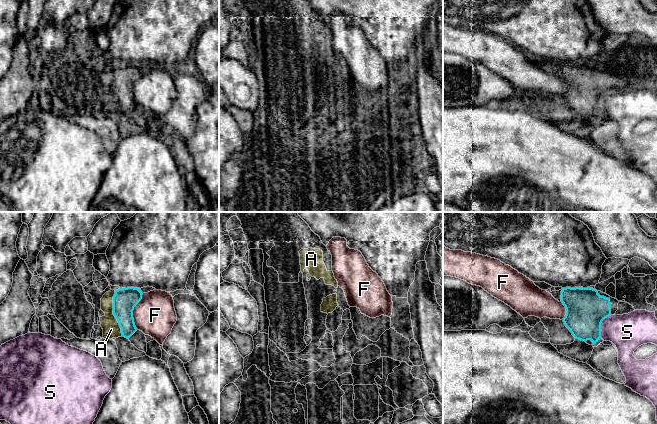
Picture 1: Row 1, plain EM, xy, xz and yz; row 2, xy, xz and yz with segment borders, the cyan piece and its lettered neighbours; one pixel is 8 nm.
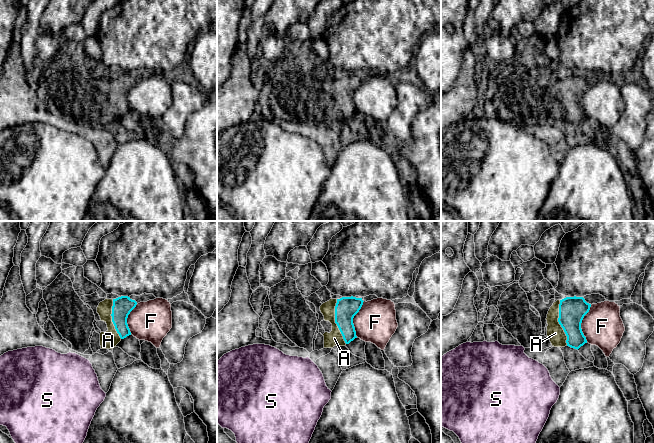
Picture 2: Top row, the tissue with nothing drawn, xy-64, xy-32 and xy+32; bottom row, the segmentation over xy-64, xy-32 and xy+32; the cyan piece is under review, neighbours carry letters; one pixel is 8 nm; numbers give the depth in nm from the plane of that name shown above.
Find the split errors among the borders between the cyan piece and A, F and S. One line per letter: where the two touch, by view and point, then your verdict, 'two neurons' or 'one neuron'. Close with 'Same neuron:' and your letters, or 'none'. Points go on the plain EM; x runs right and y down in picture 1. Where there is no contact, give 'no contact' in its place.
A: xy (113, 89) | one neuron
F: xy (132, 87) | two neurons
S: yz (600, 101) | two neurons
Same neuron: A

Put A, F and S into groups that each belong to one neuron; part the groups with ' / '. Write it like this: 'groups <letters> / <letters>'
groups A / F / S

